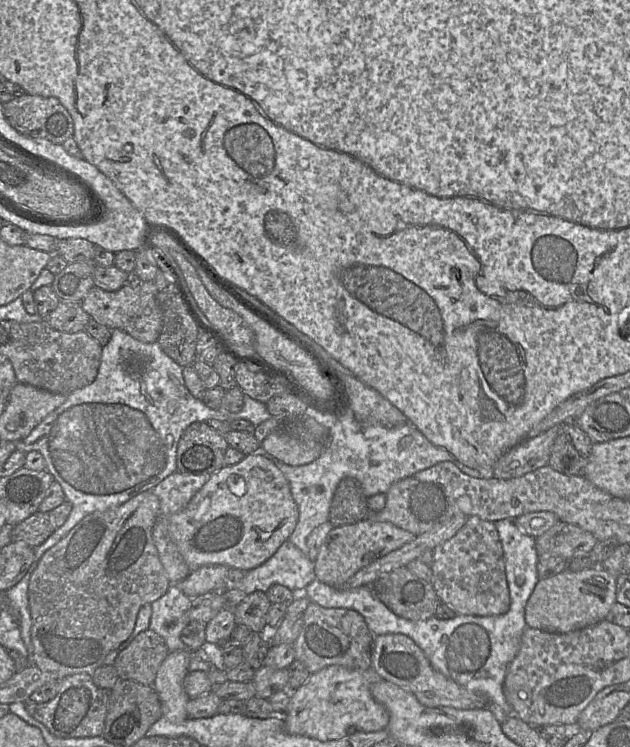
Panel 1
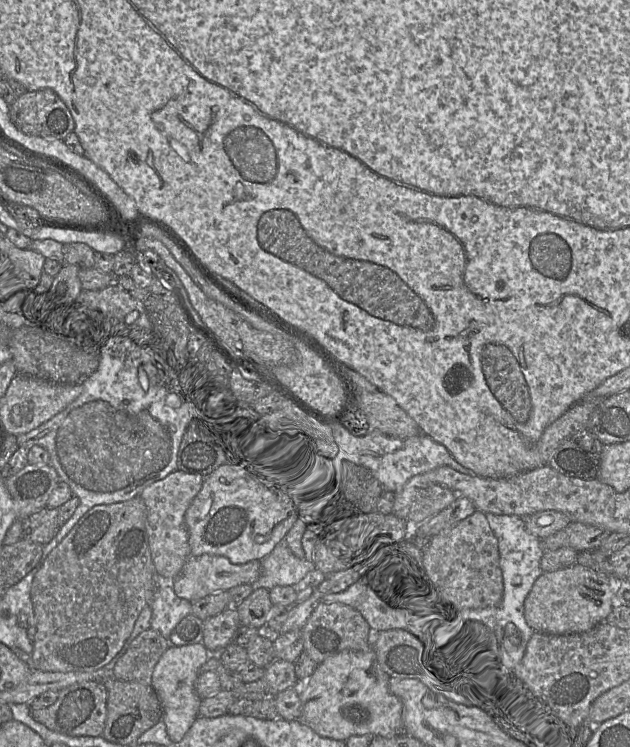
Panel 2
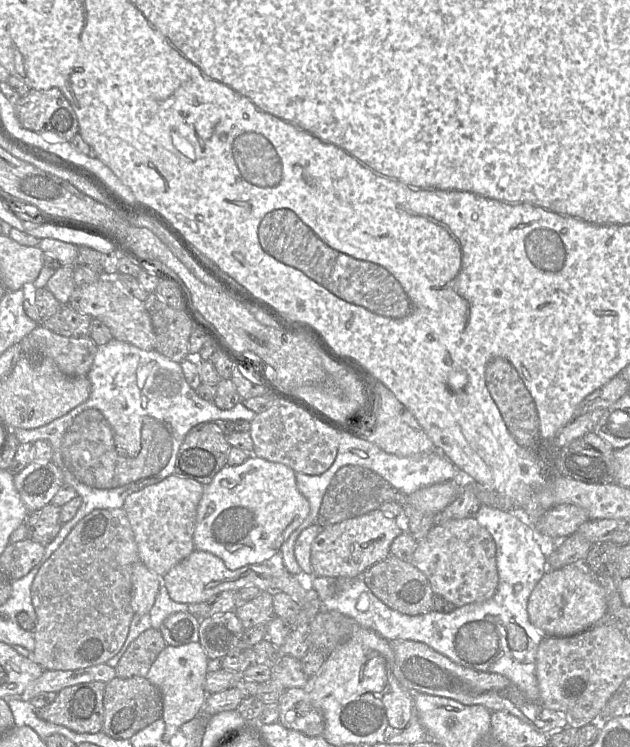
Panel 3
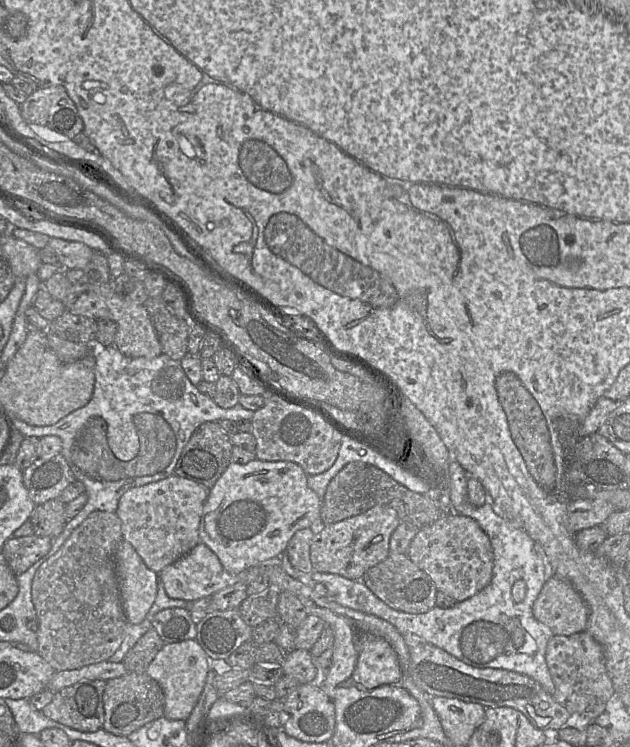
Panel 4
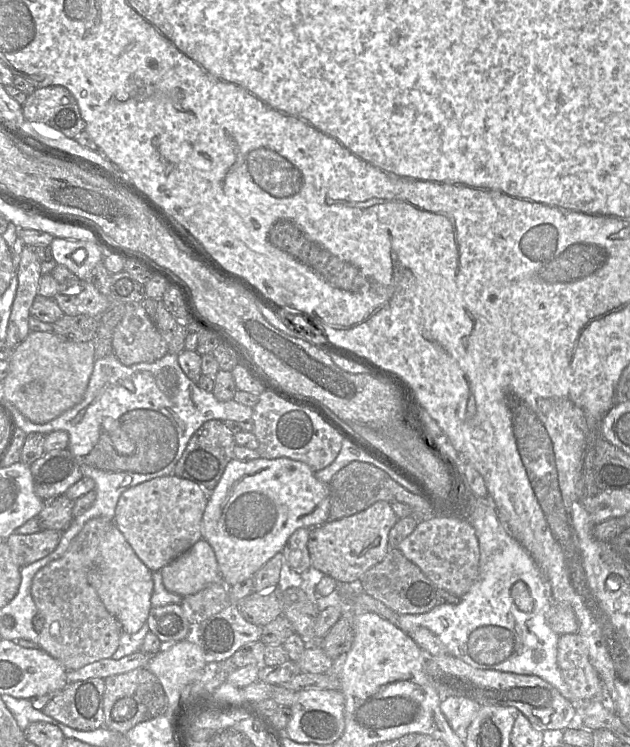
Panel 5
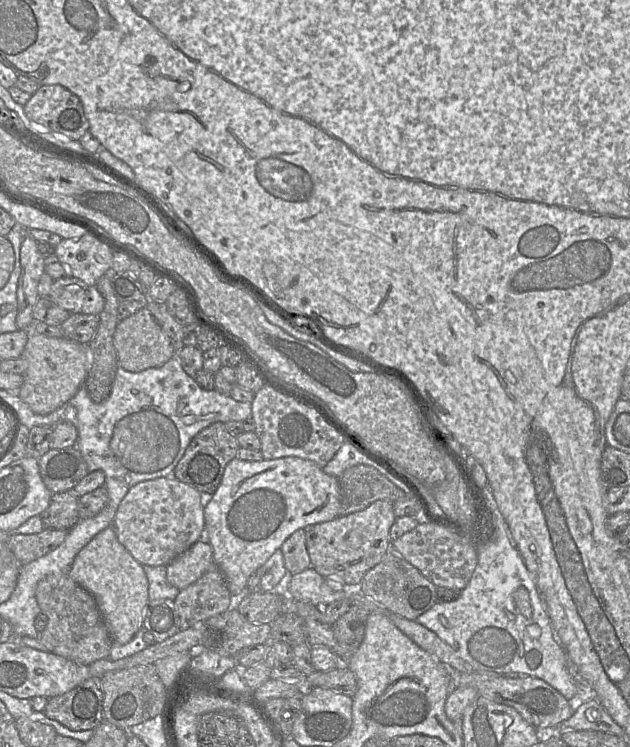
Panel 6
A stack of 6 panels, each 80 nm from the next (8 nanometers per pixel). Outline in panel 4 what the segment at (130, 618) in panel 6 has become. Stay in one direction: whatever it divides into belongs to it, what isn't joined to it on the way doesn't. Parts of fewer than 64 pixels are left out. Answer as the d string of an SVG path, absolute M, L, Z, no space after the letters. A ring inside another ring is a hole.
M126 540L117 547L115 571L127 622L140 624L156 599L159 573L149 569Z

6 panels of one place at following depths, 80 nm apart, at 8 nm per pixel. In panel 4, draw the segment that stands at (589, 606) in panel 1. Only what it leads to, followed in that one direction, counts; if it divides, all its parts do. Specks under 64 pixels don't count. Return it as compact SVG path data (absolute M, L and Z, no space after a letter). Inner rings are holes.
M551 577L534 601L532 613L554 636L570 636L586 630L589 610L569 582Z

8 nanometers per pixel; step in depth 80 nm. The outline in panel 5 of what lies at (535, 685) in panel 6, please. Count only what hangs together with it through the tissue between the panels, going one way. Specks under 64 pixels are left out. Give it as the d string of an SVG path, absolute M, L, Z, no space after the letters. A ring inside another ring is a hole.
M450 654L427 655L425 673L442 699L449 696L465 697L481 706L503 706L518 709L540 731L568 728L575 715L571 702L565 699L551 684L535 675L522 675L497 670L477 669Z

